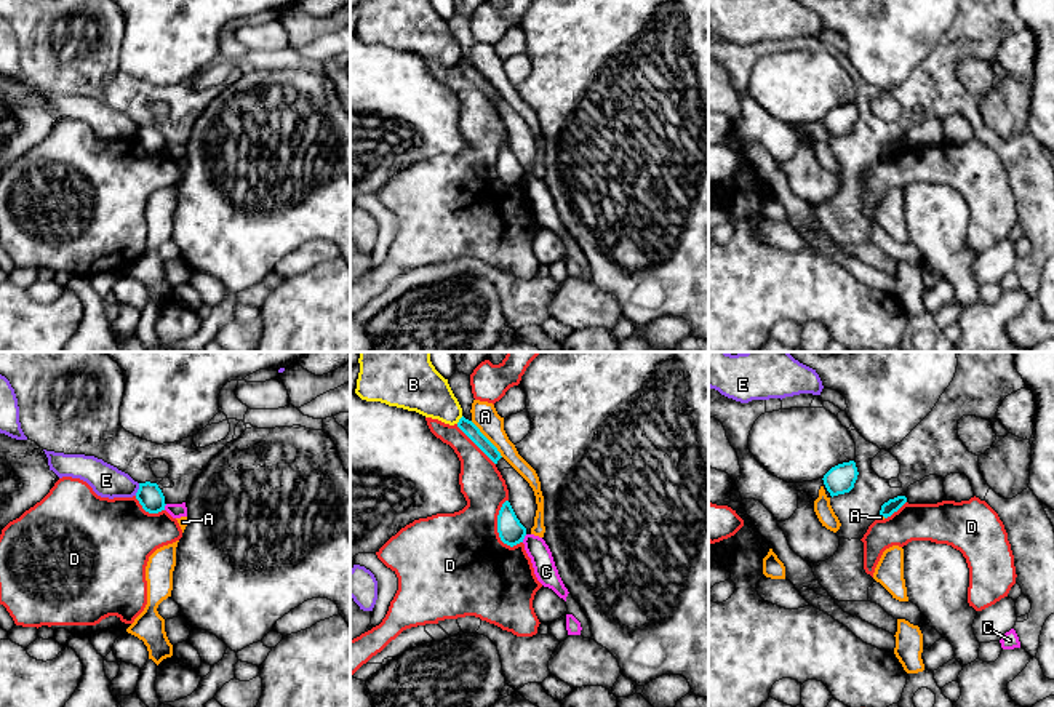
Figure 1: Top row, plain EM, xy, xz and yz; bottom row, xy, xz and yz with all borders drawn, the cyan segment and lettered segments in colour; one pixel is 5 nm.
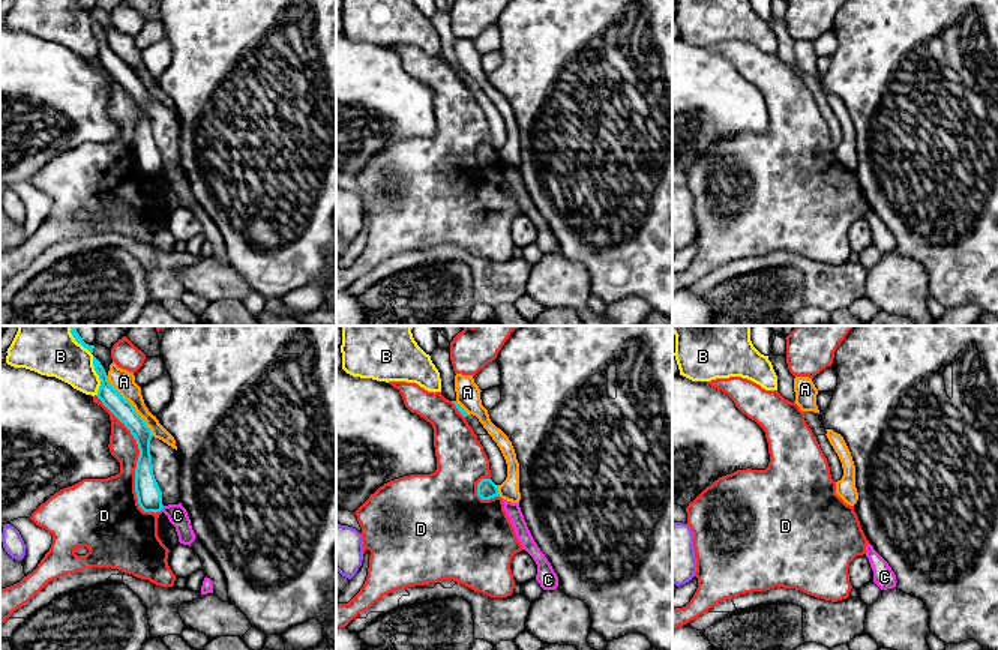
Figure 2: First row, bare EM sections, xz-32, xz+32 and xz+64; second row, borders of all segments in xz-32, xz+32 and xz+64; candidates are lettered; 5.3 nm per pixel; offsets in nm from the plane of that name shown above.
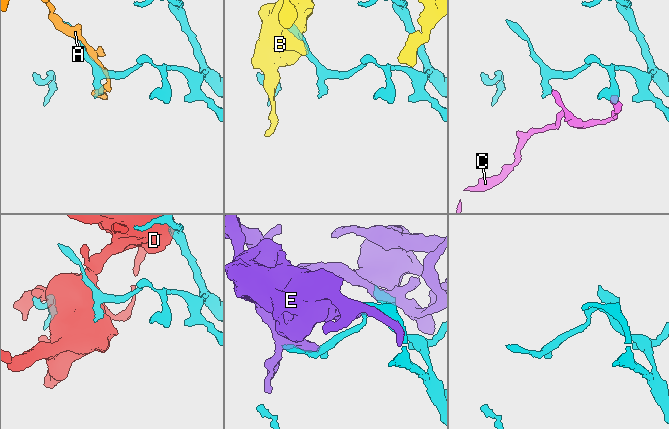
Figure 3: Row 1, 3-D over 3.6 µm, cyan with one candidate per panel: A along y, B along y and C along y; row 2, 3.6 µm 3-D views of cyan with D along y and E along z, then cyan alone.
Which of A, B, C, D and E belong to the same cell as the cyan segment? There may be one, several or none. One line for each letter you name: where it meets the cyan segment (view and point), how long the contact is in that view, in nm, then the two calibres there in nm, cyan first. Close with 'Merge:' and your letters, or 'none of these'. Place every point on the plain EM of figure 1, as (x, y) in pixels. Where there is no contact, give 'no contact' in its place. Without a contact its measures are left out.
Merge: none of these

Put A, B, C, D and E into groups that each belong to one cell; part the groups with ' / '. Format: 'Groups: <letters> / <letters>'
Groups: A / B / C / D / E

